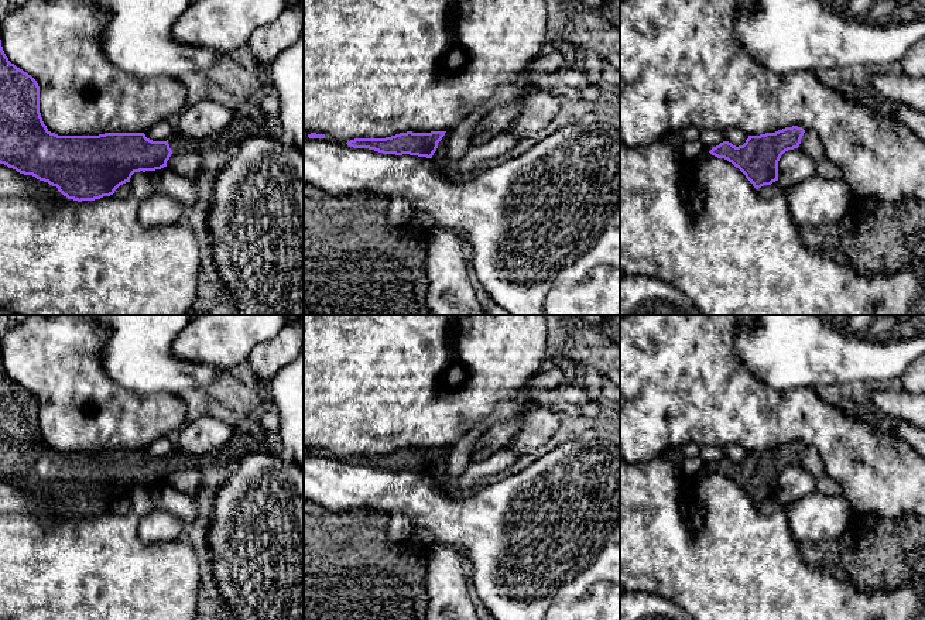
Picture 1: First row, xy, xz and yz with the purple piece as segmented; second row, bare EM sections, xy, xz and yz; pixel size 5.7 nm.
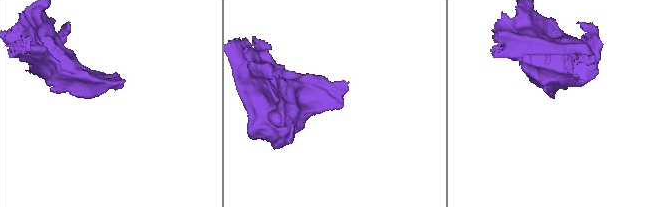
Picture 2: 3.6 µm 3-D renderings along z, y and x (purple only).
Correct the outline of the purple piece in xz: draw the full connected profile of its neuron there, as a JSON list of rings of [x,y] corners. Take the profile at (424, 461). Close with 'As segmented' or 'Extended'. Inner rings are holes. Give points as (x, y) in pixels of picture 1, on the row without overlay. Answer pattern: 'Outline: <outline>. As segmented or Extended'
Outline: [[[446,448],[400,449],[386,455],[354,455],[346,460],[353,465],[369,465],[383,470],[410,470],[432,475]]]. As segmented

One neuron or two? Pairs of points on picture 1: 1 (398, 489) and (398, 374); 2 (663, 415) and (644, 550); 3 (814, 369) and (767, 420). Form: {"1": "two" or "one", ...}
{"1": "two", "2": "two", "3": "two"}

